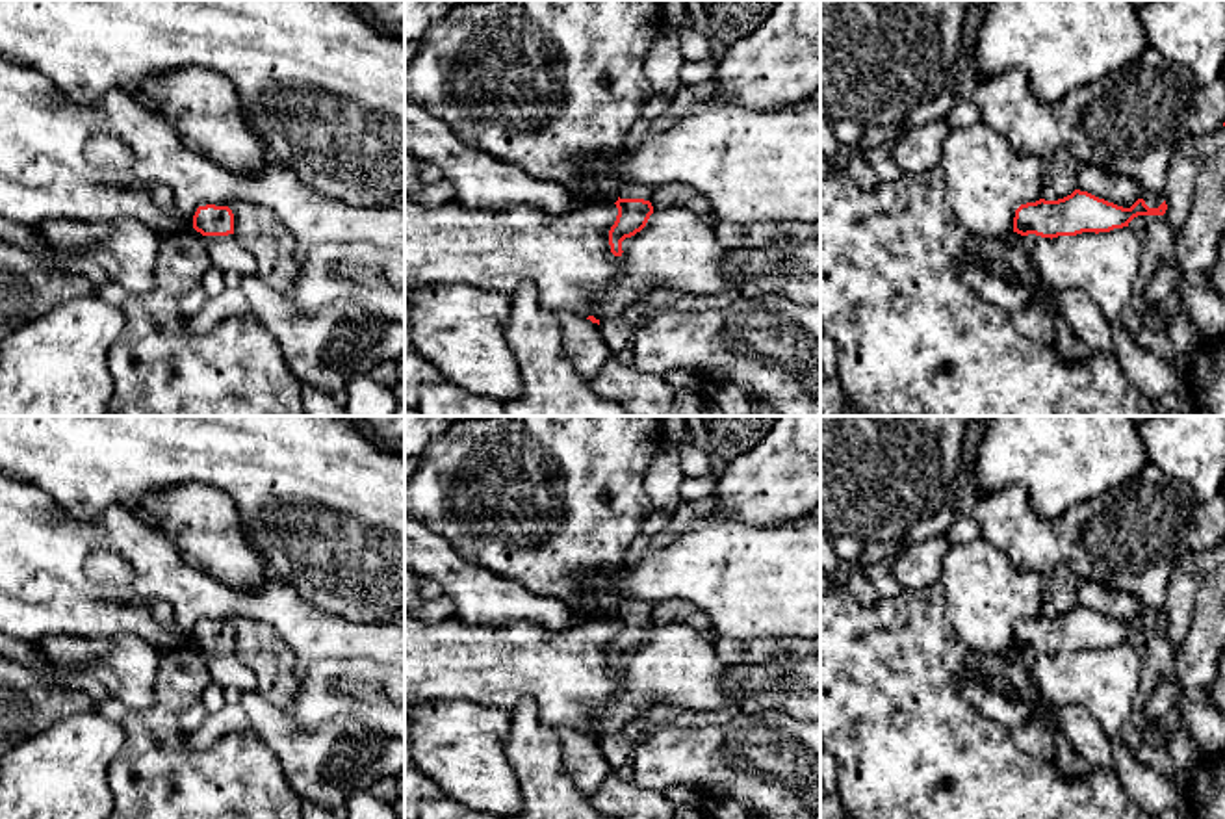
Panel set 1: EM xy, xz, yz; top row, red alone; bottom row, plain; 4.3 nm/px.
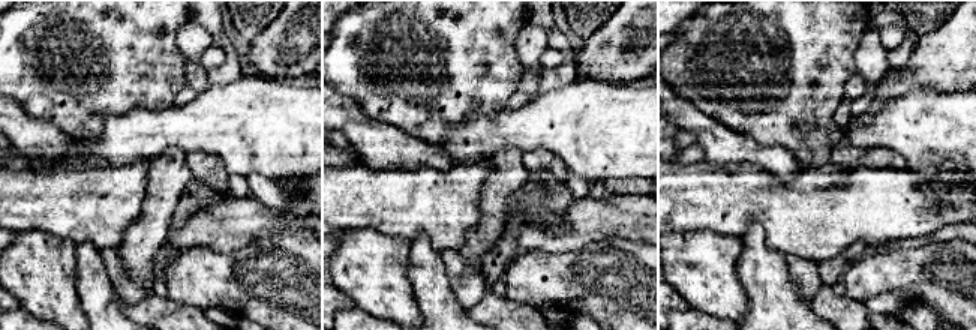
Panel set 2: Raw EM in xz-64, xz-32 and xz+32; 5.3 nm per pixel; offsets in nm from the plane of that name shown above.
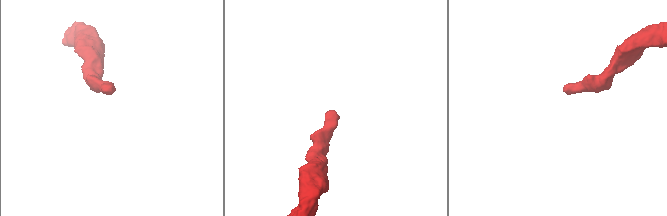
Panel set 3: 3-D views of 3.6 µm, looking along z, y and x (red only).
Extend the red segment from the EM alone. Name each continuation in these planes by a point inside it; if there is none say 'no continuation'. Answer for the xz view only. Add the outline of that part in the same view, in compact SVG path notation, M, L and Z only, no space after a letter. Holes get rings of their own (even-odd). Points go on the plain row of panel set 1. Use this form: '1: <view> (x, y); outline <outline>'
1: xz (630, 606); outline M625 600L618 605L620 615L644 615L650 617L655 604L644 600Z

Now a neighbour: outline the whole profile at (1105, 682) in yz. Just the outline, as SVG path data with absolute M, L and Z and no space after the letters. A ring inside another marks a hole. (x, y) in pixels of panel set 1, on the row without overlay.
M1128 644L1077 652L1025 652L1036 689L1052 708L1084 708L1110 739L1132 717L1141 659Z

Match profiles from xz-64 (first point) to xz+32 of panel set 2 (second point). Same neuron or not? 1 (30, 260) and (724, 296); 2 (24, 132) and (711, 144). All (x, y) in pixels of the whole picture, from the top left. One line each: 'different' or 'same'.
1: same
2: same

